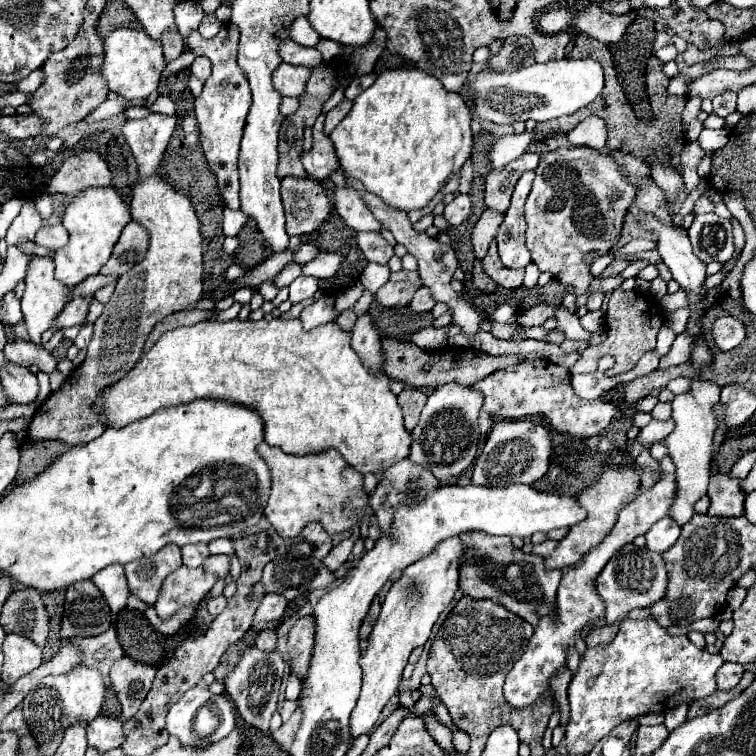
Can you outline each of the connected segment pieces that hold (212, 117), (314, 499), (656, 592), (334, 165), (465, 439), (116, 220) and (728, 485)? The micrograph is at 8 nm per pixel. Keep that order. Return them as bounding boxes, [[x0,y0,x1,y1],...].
[[184,22,252,210],[258,442,370,538],[596,544,666,624],[302,114,340,180],[410,384,484,480],[56,188,132,288],[708,470,746,516]]

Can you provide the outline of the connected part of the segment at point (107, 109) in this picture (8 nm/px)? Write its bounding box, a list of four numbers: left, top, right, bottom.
[84,98,124,124]

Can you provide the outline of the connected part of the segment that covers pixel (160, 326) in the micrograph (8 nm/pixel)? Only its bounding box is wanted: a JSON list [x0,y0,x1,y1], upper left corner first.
[144,310,214,352]

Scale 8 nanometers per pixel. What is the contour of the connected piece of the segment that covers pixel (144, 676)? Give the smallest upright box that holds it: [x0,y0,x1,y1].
[110,656,156,718]

